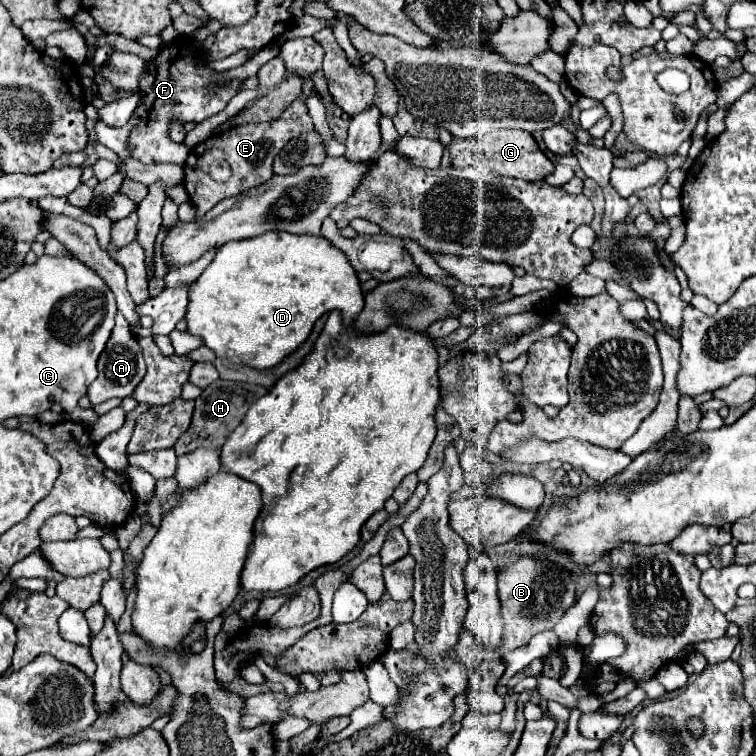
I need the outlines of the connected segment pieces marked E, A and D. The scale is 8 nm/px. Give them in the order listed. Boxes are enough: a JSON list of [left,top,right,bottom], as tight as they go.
[[184,97,314,219],[88,313,146,405],[186,231,364,369]]

